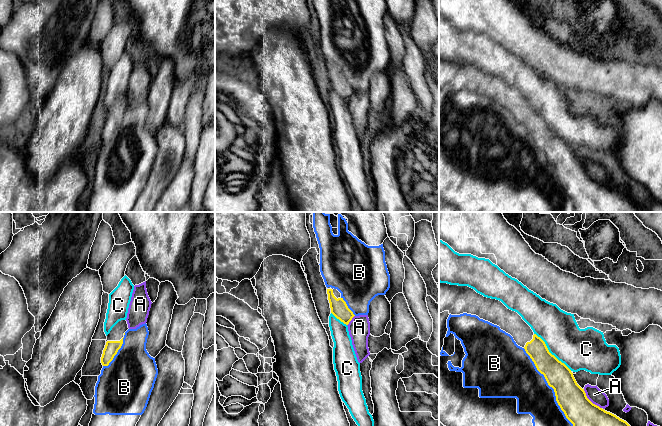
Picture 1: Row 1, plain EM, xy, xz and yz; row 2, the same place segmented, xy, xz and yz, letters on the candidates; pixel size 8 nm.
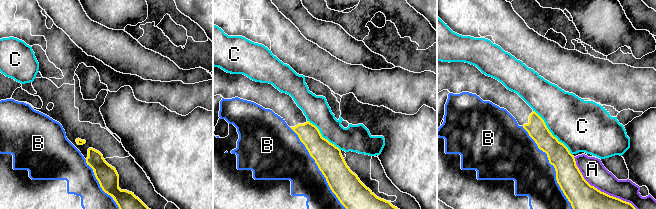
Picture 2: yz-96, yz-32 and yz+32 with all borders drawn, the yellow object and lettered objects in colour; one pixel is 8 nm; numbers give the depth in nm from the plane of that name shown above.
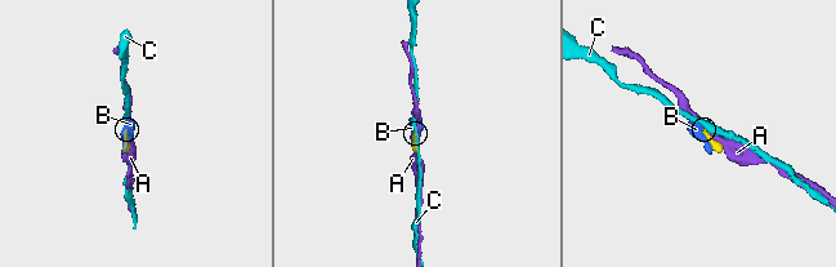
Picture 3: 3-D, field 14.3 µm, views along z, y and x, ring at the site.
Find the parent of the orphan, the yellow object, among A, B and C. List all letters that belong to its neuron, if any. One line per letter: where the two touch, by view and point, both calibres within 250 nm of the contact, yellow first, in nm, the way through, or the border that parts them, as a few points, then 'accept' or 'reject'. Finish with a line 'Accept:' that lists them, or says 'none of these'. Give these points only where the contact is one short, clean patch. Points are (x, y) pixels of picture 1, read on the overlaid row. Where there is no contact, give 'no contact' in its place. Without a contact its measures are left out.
A: yz (589, 400) | 240/120 nm | reject
B: yz (551, 386) | 240/300 nm | reject
C: yz (550, 353) | 200/340 nm | along yz (534, 333), (544, 342), (547, 349), (571, 370) | reject
Accept: none of these

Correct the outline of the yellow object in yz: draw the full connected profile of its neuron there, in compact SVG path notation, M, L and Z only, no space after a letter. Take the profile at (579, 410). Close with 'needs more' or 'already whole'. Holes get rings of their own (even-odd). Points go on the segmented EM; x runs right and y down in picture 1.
M439 282L439 314L444 311L448 311L451 315L463 313L476 315L510 334L516 344L525 349L537 370L544 375L548 385L554 389L558 405L573 426L630 426L616 415L593 404L587 398L584 389L577 384L571 370L549 352L545 342L533 332L517 312L508 309L501 301L484 297L468 286Z; needs more

